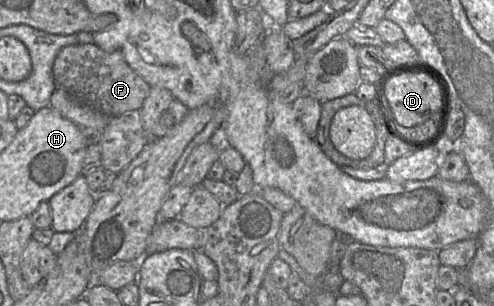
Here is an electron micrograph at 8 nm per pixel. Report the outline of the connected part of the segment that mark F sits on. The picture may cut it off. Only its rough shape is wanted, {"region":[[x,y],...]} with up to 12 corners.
{"region":[[62,48],[56,89],[110,117],[139,110],[151,86],[121,53]]}

